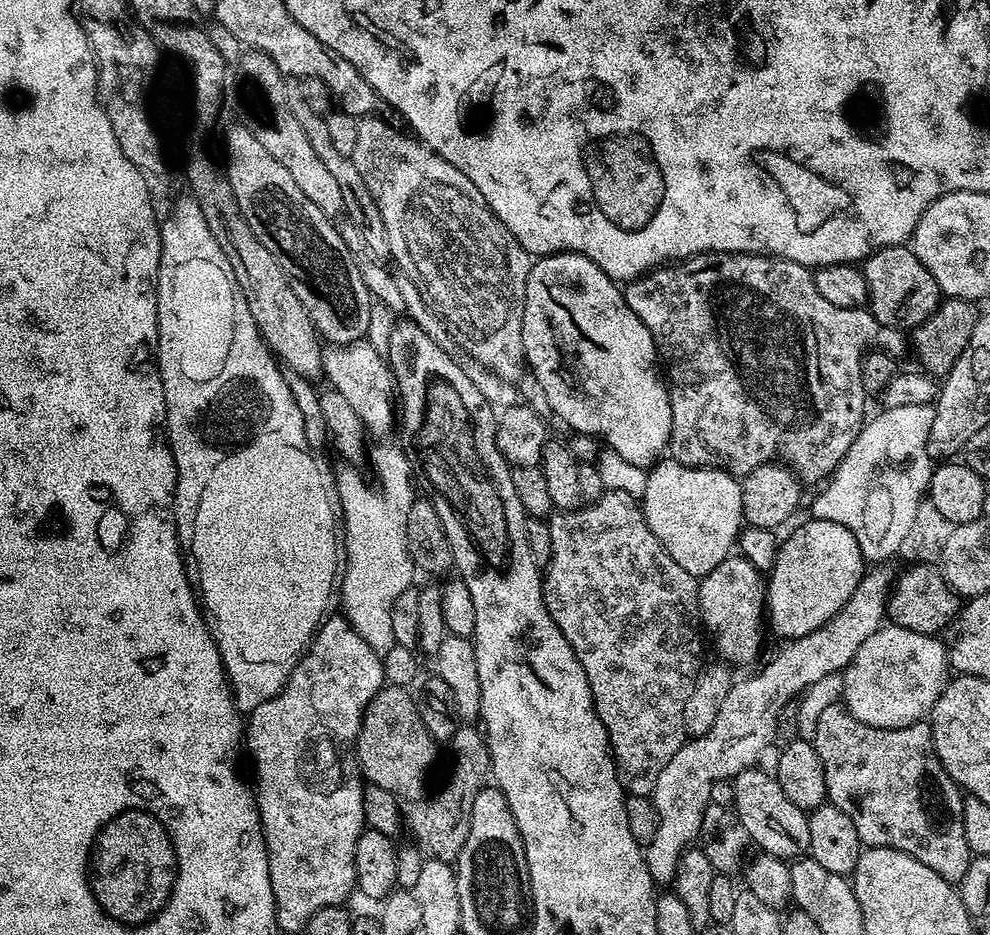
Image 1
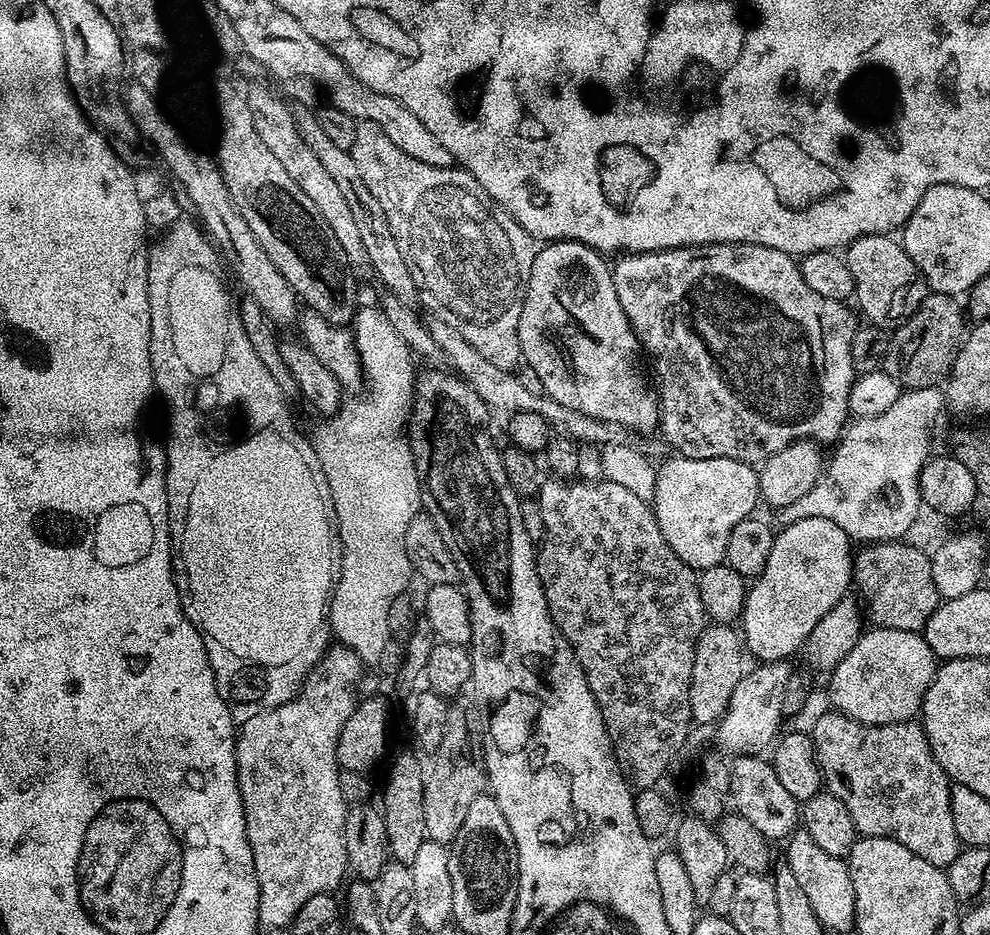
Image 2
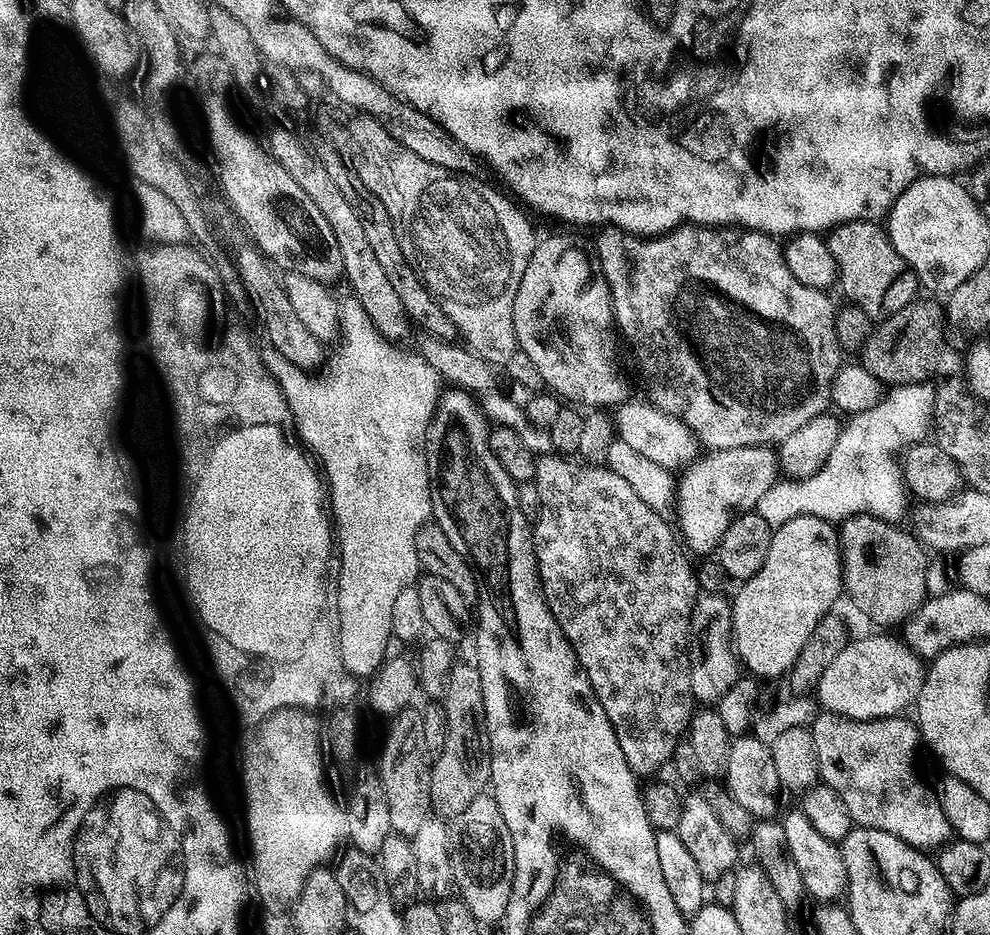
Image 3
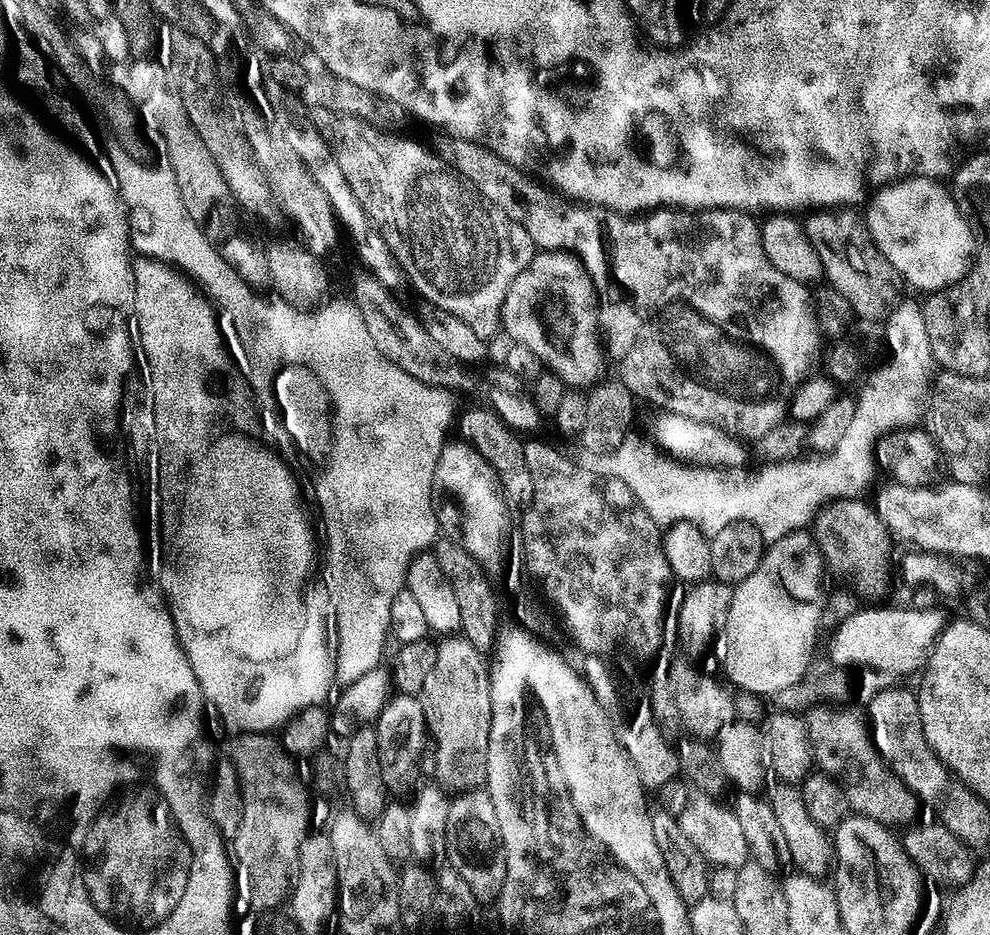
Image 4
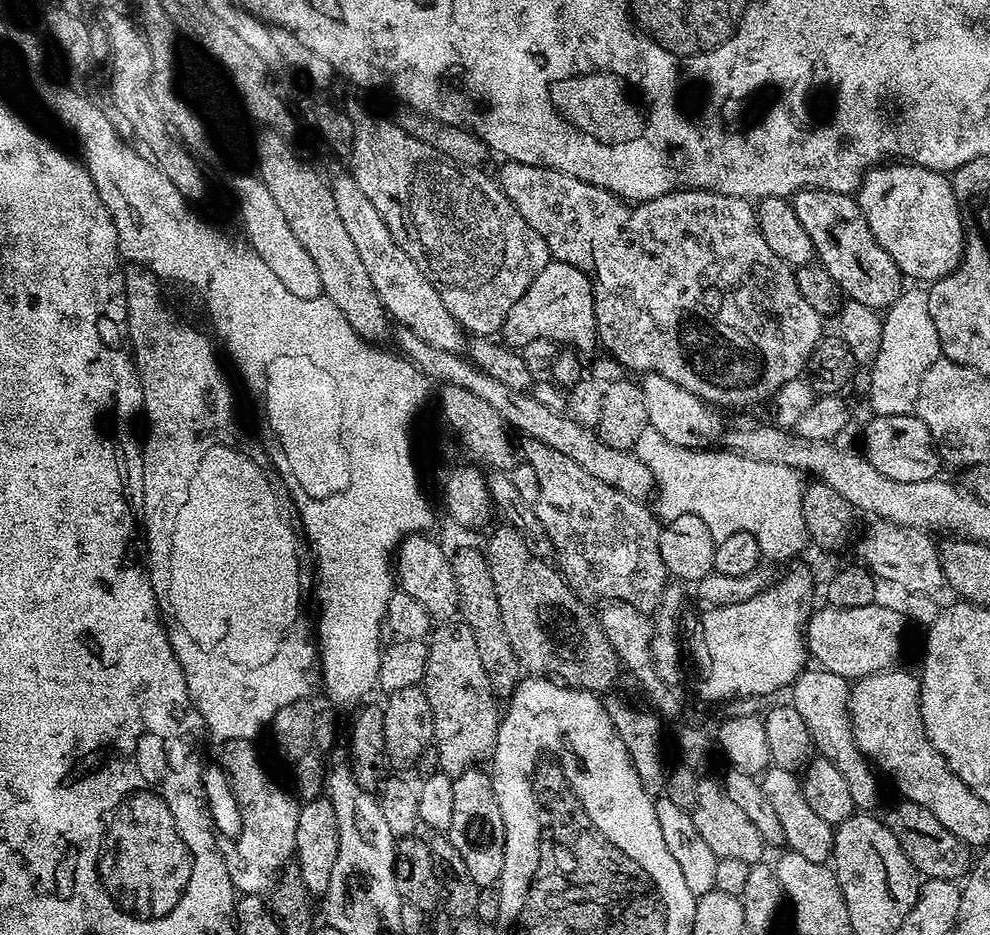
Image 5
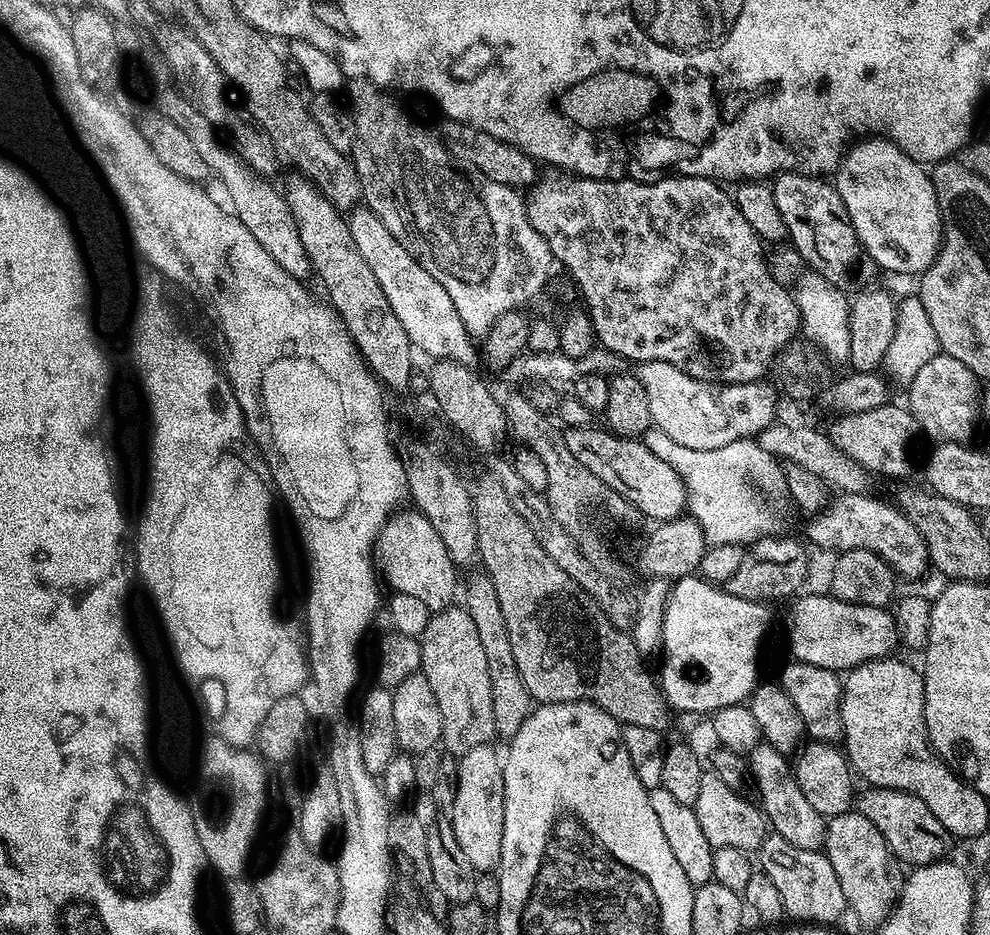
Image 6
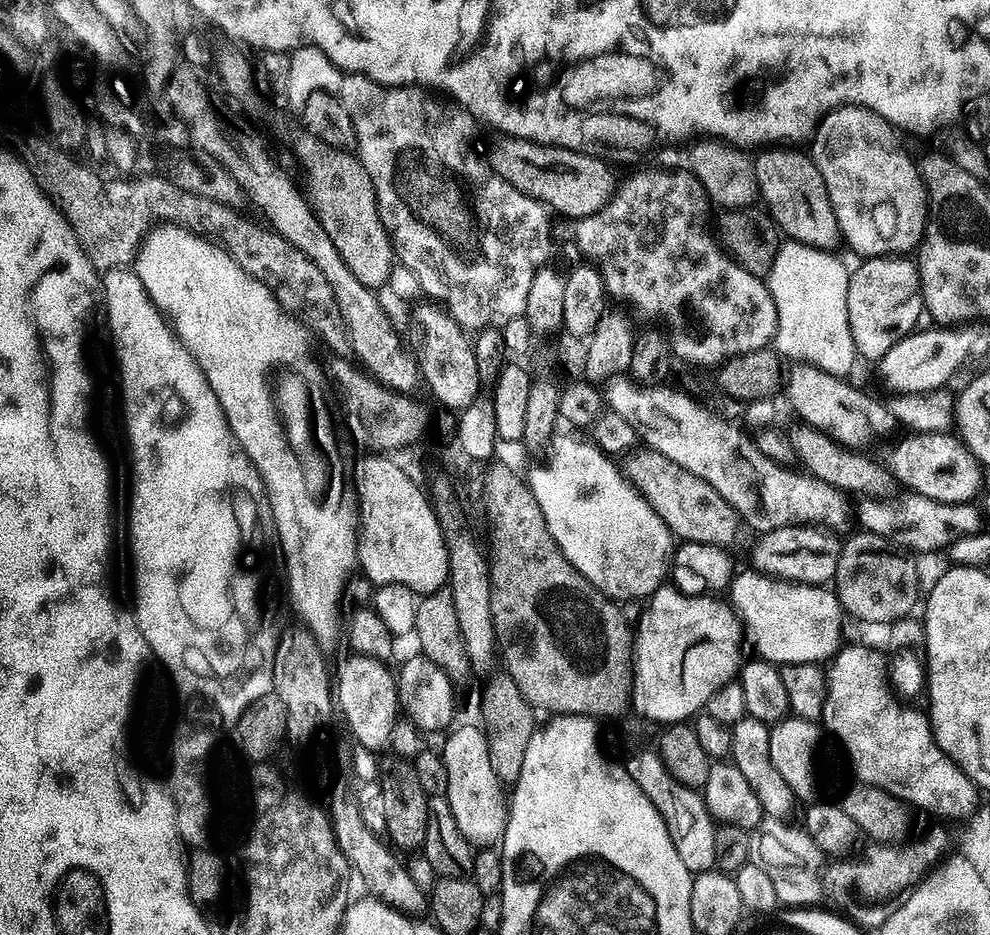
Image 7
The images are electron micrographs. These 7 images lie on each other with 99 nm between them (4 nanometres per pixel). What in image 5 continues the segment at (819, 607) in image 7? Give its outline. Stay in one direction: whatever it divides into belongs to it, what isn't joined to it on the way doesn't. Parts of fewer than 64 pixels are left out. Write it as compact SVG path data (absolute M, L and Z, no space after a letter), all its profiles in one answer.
M883 602L857 608L834 608L813 611L806 625L806 648L817 665L825 672L844 676L855 682L861 676L873 676L876 672L891 669L900 656L904 644L906 620L899 611L887 608Z

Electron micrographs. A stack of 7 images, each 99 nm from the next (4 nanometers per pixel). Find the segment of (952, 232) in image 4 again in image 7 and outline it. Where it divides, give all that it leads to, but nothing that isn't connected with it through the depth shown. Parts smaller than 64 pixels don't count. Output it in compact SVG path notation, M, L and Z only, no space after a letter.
M855 106L845 107L842 115L846 123L856 127L860 137L857 140L827 140L823 134L817 134L810 141L810 155L826 182L843 243L848 243L860 258L899 257L901 254L915 253L924 239L924 227L930 222L928 191L920 176L917 161L912 161L911 154L900 141L901 133L890 122L886 122L886 118L868 111L867 108Z

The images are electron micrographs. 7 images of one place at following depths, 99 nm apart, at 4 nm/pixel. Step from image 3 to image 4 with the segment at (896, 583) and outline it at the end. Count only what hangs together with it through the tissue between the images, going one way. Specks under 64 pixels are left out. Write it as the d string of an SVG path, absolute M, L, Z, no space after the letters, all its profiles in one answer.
M857 498L855 500L836 500L821 508L816 513L814 521L814 535L820 552L824 555L824 562L829 573L832 572L840 579L857 597L864 602L880 602L884 595L892 588L892 544L894 537L888 531L886 522L878 518L875 507L867 504L867 499Z

